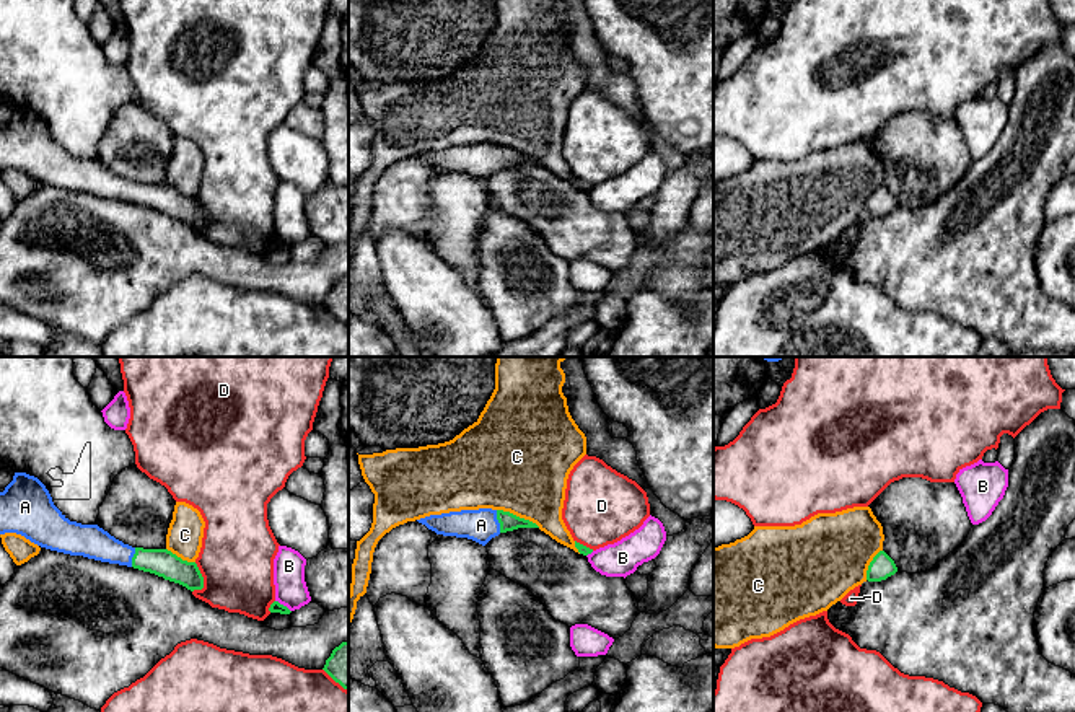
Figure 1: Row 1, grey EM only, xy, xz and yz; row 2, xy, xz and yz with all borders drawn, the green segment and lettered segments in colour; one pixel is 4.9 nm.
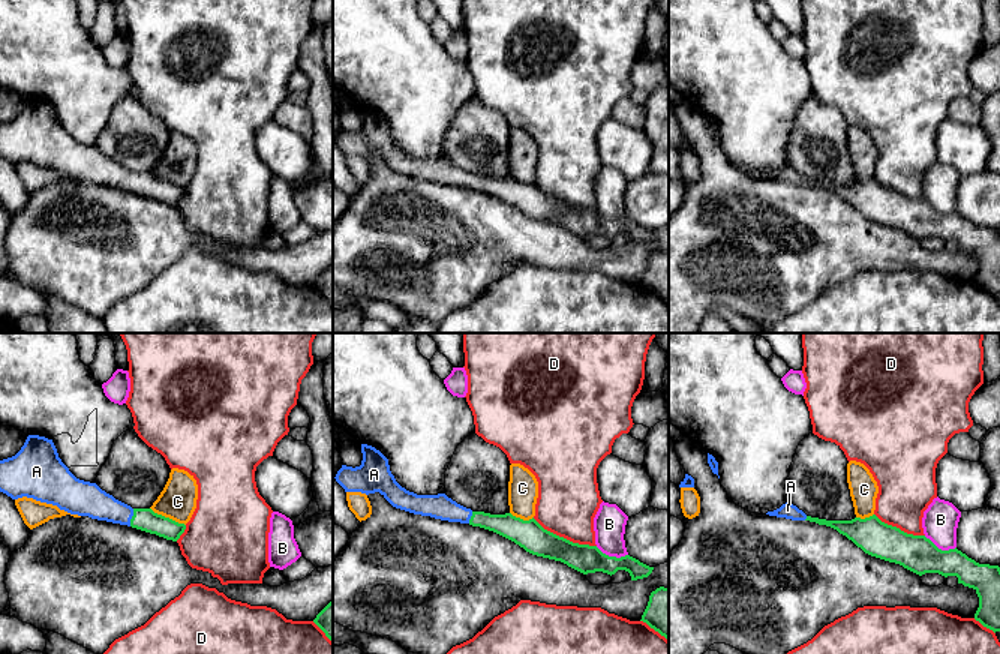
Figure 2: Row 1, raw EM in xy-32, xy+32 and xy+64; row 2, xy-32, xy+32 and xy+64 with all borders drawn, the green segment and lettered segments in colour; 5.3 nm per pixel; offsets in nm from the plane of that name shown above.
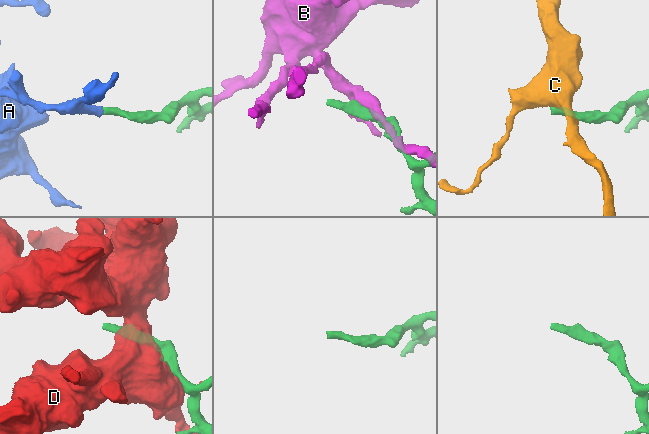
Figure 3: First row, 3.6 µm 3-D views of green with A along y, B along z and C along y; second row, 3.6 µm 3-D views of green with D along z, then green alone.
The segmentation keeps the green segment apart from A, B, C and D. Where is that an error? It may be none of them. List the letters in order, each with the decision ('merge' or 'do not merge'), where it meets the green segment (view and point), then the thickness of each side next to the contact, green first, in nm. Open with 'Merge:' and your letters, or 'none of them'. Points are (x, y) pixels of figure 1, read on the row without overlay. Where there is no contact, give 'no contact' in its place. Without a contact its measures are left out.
Merge: A
A: merge; meets green in xz at (499, 157); 90 nm thick on the green side, 160 nm on the other
B: do not merge; meets green in xy at (282, 240); 60 nm thick on the green side, 160 nm on the other
C: do not merge; meets green in xz at (518, 152); 90 nm thick on the green side, 460 nm on the other
D: do not merge; meets green in xy at (202, 215); 140 nm thick on the green side, 360 nm on the other

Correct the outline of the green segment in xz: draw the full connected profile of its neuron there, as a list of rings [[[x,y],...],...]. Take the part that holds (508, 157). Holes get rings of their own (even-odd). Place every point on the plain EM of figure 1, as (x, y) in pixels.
[[[492,143],[430,150],[417,156],[437,169],[467,173],[482,181],[485,181],[500,168],[513,166],[518,163],[539,163],[536,158],[520,153],[510,147]]]

